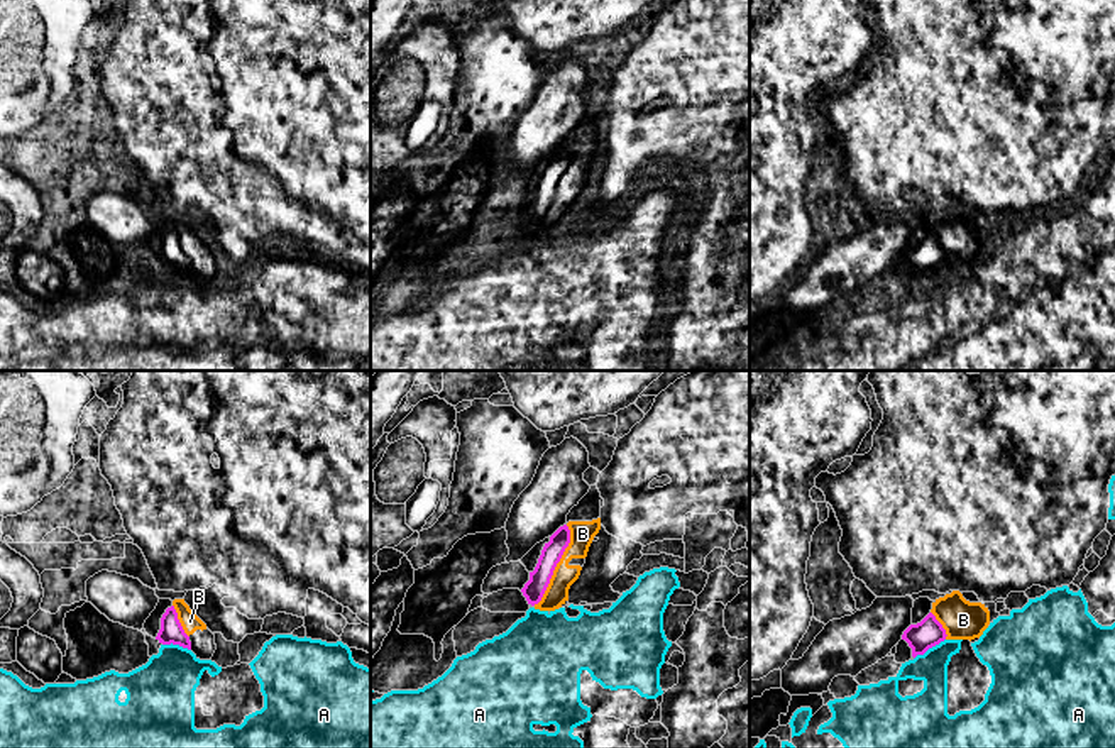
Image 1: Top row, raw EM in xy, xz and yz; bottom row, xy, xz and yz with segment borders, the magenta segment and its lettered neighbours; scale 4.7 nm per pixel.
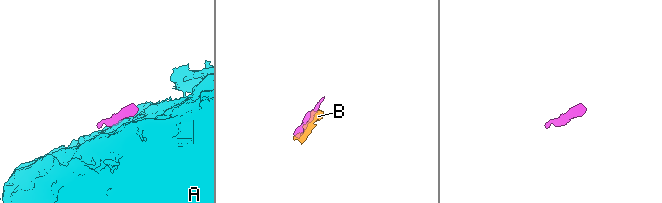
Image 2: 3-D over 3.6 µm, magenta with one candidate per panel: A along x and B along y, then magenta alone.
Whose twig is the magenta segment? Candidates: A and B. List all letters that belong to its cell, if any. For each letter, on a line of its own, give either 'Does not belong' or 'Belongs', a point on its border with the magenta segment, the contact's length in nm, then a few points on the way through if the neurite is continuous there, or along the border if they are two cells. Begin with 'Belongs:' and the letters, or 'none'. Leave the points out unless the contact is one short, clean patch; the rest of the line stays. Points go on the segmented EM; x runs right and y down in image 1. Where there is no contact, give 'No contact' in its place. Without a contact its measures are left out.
Belongs: B
A: Does not belong. Touches magenta at yz (929, 647). Shared border 180 nm. Boundary: yz (944, 638), (914, 659)
B: Belongs. Touches magenta at xz (555, 566). Shared border 420 nm

